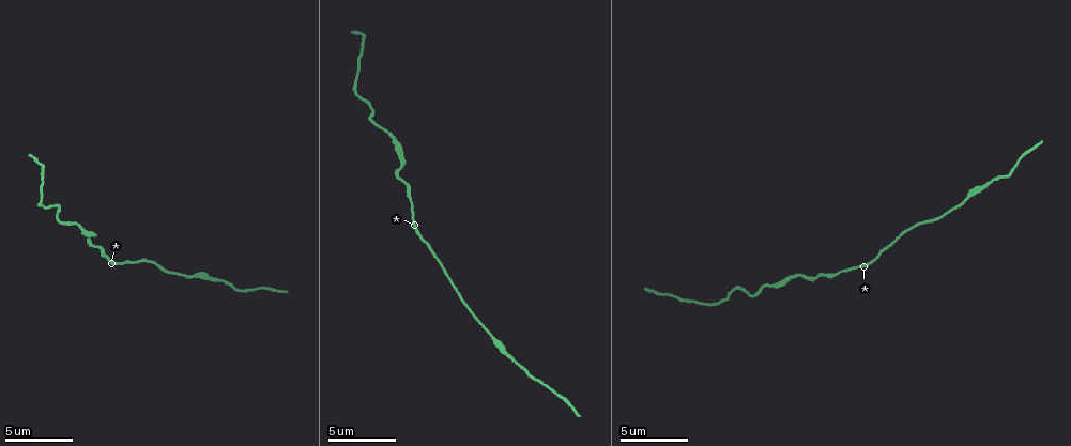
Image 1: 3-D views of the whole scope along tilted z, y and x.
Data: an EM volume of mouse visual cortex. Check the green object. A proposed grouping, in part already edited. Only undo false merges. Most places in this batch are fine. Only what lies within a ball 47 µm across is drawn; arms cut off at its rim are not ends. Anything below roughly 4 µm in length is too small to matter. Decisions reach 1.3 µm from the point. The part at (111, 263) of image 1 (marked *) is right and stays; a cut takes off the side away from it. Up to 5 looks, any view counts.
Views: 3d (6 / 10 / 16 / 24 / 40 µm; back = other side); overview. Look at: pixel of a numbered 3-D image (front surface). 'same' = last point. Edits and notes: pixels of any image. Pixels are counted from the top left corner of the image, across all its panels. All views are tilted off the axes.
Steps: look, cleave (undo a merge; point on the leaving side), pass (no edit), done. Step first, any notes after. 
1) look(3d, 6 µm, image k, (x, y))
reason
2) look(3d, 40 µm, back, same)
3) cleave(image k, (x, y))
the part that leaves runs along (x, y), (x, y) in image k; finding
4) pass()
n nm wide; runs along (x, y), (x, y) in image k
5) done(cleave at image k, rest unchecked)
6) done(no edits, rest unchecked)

look(3d, 10 µm, image 1, (84, 229))
sudden change in width

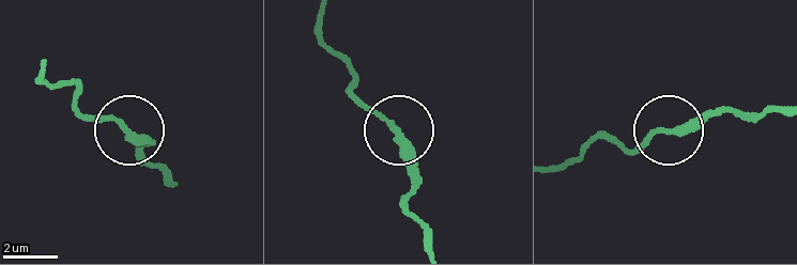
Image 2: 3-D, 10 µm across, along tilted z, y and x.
pass()
all the same cell

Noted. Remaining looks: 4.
look(3d, 6 µm, image 1, (840, 273))

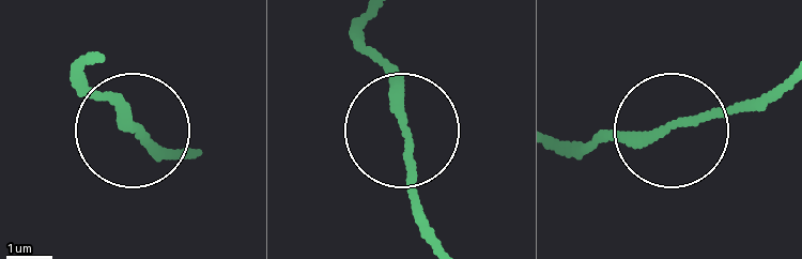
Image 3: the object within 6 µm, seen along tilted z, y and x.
look(3d, 6 µm, back, image 3, (407, 128))

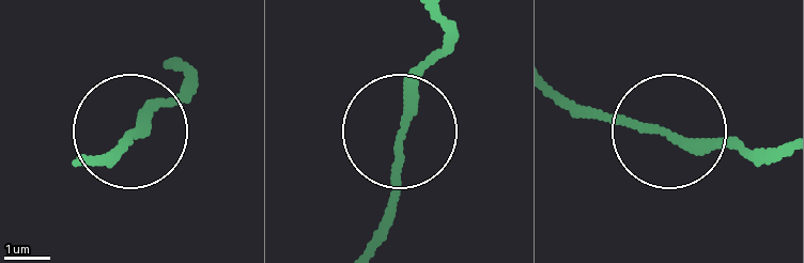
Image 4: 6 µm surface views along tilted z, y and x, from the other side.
pass()
190 nm wide; runs along (590, 115), (773, 158) in image 4; all the same cell

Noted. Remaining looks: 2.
look(3d, 6 µm, image 1, (510, 357))
thick turns thin

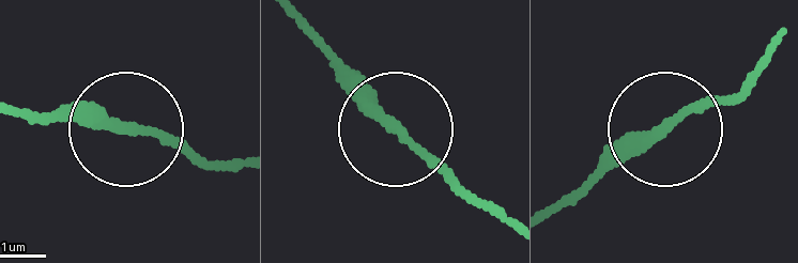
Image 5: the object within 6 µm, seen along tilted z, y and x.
look(3d, 6 µm, back, image 5, (665, 126))

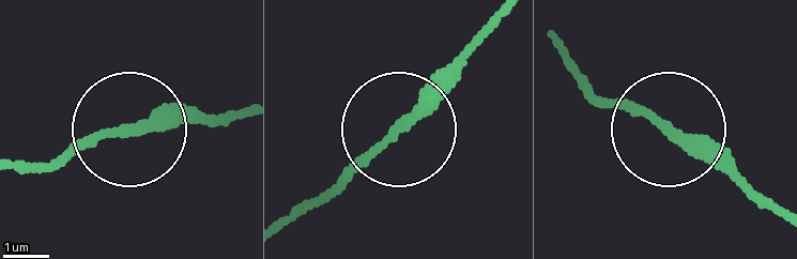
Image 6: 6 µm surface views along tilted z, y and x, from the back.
pass()
210 nm wide; all the same cell

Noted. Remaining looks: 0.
done(no edits, rest unchecked)

